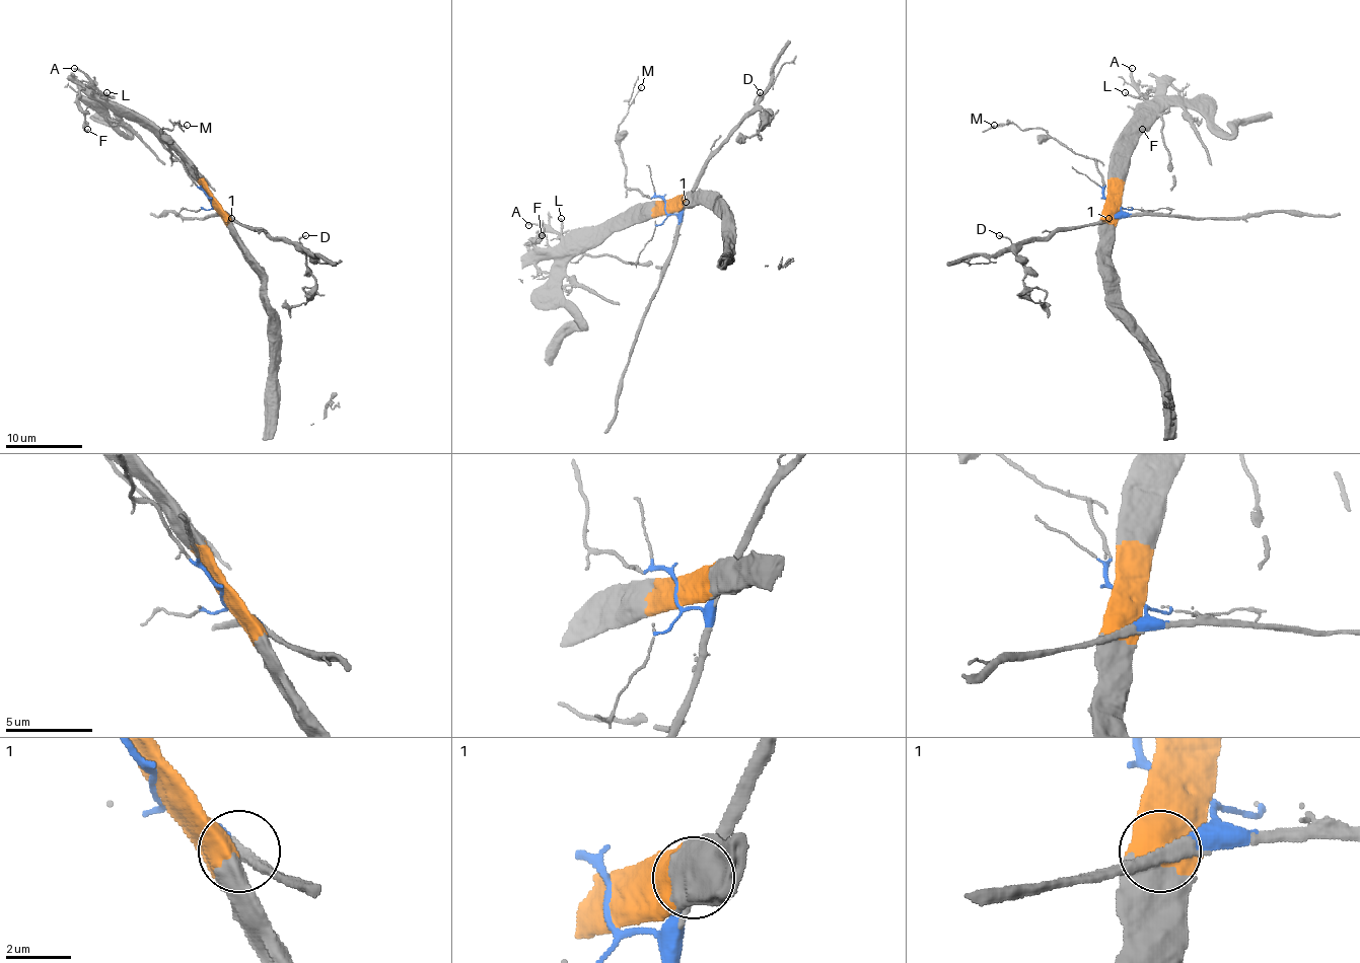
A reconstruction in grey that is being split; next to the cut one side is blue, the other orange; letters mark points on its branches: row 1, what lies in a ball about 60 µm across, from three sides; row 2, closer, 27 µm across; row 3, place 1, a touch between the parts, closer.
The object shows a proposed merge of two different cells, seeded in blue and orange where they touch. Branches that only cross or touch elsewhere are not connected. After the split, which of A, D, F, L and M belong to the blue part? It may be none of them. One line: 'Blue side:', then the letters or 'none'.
Blue side: D, M

